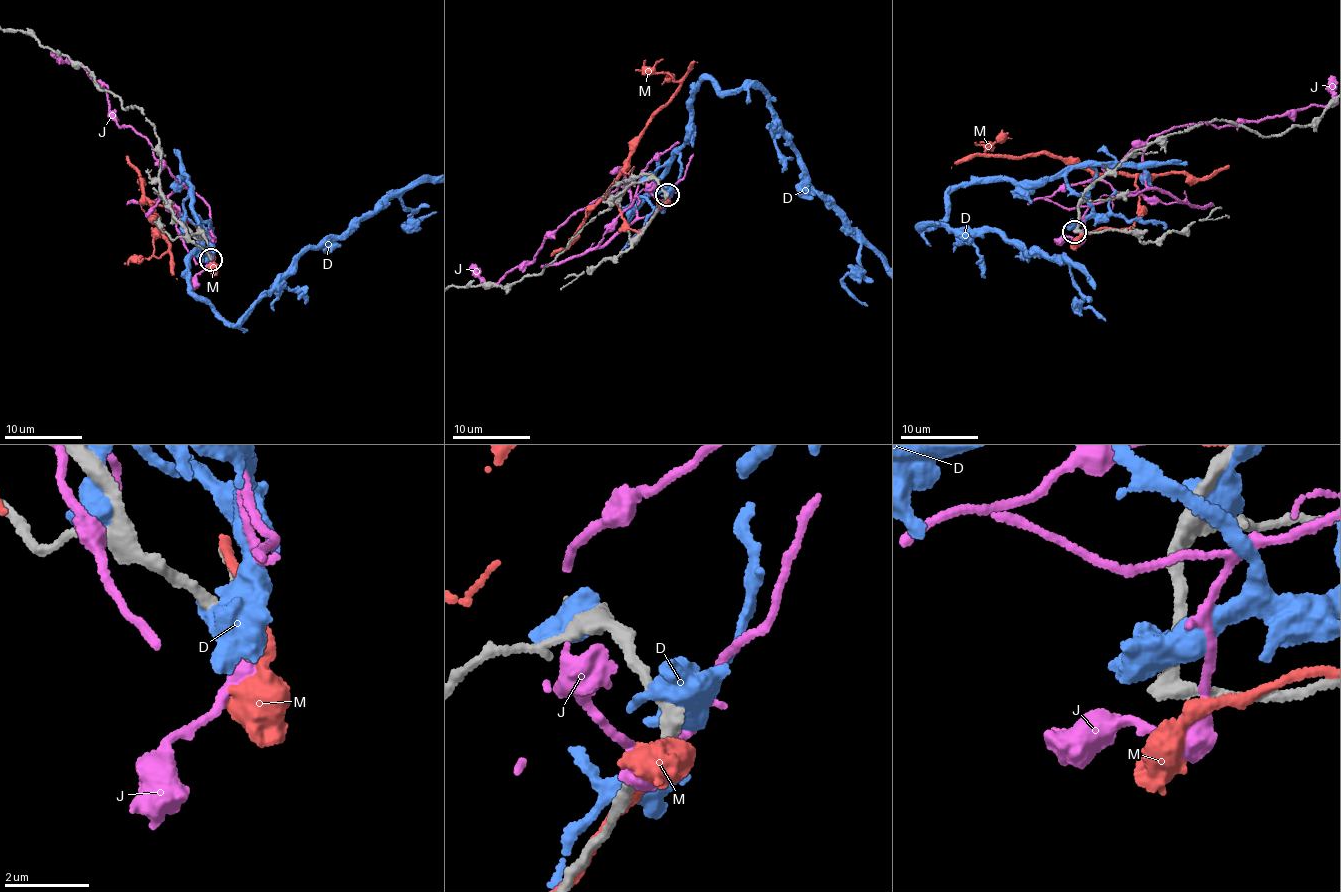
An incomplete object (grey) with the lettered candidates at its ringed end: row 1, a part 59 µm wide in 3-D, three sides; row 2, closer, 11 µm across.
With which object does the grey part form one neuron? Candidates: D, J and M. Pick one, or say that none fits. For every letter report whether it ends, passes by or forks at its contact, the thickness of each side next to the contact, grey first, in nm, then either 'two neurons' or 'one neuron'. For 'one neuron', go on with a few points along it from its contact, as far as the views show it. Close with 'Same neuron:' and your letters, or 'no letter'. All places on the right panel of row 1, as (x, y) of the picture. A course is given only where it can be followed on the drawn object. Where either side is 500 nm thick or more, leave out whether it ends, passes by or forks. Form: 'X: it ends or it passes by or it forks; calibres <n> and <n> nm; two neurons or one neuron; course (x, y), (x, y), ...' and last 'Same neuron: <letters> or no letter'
D: calibres 280 and 950 nm; two neurons
J: it passes by; calibres 320 and 200 nm; two neurons
M: it passes by; calibres 320 and 340 nm; two neurons
Same neuron: no letter

